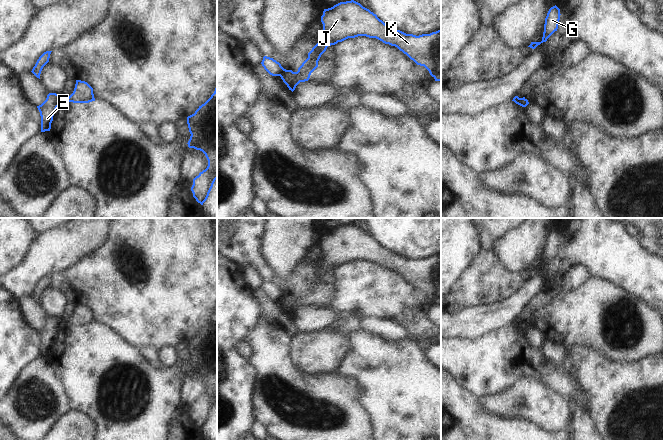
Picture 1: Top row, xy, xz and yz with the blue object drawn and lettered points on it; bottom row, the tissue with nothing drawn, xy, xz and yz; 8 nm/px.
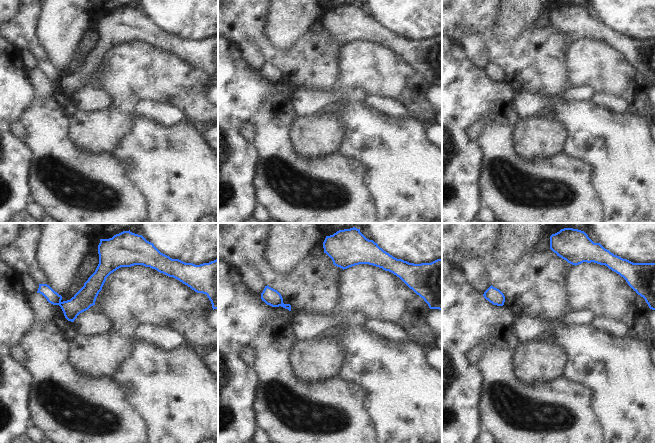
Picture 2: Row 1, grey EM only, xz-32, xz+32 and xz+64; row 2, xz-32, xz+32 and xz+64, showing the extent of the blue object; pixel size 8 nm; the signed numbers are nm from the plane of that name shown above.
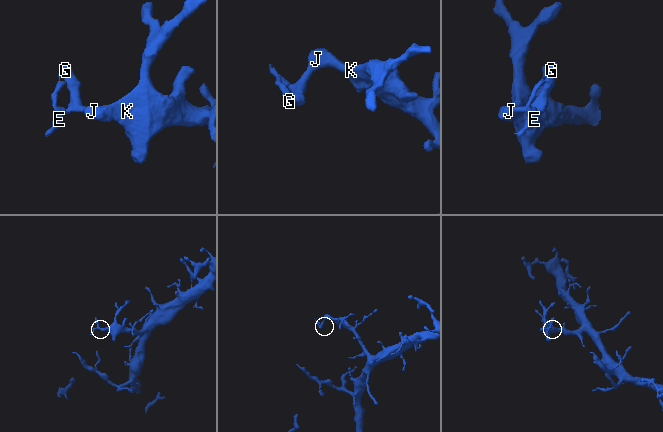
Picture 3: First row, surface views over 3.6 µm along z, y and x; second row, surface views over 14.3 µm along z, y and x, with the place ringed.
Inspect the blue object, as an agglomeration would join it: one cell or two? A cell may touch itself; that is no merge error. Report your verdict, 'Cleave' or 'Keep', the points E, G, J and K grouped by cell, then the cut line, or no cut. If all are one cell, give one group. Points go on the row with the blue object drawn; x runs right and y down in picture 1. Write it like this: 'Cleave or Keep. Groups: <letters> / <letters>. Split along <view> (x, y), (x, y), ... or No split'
Cleave. Groups: E / G J K. Split along xz (285, 69), (279, 75).

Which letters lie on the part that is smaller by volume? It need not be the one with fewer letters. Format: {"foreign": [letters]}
{"foreign": ["E"]}

